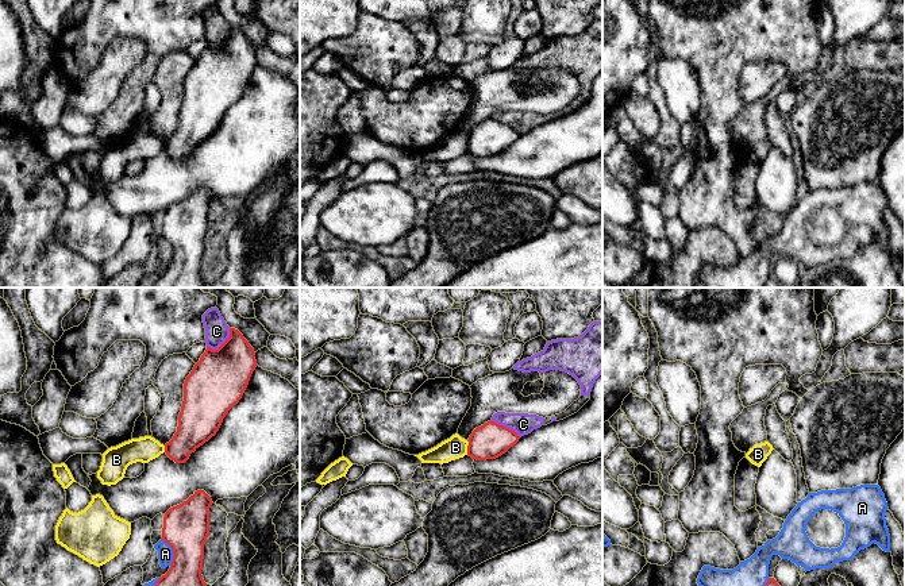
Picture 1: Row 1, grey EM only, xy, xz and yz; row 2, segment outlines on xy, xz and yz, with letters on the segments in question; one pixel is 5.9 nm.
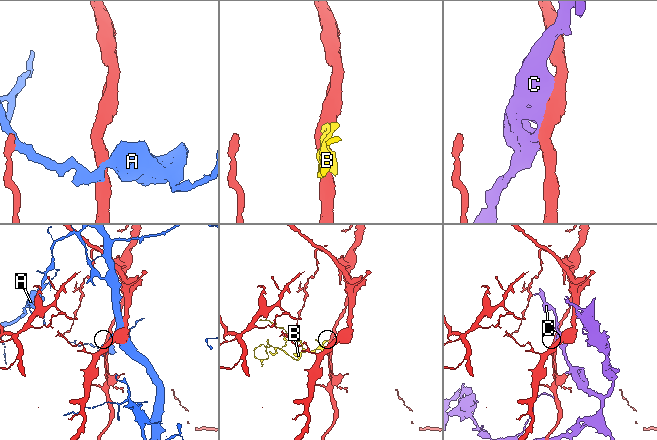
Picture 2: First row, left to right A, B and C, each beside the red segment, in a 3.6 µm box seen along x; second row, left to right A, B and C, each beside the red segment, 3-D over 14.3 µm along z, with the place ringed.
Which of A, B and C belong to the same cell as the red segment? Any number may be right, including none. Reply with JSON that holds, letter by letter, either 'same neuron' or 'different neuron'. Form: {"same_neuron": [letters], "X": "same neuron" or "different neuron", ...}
{"same_neuron": [], "A": "different neuron", "B": "different neuron", "C": "different neuron"}

